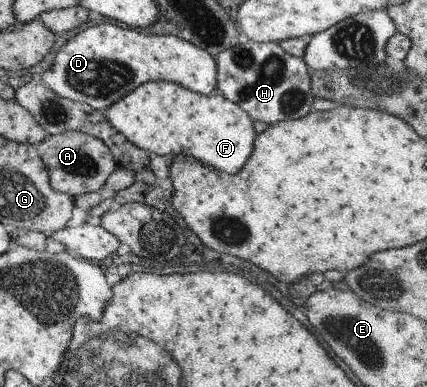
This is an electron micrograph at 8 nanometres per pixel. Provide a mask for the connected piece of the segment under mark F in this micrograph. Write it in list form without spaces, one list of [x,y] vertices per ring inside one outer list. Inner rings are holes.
[[[150,81],[130,91],[103,113],[110,126],[150,155],[170,159],[183,154],[219,171],[236,174],[253,153],[252,119],[238,104],[217,92],[203,95],[173,82]]]

